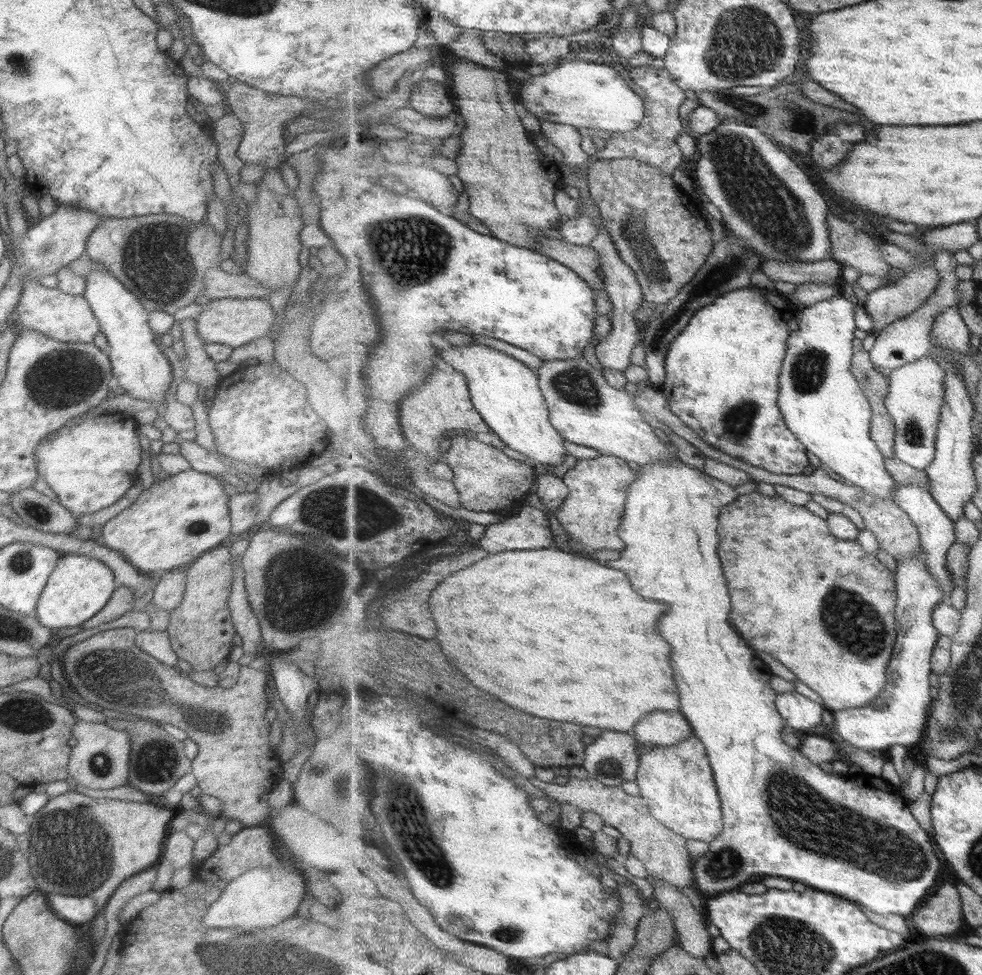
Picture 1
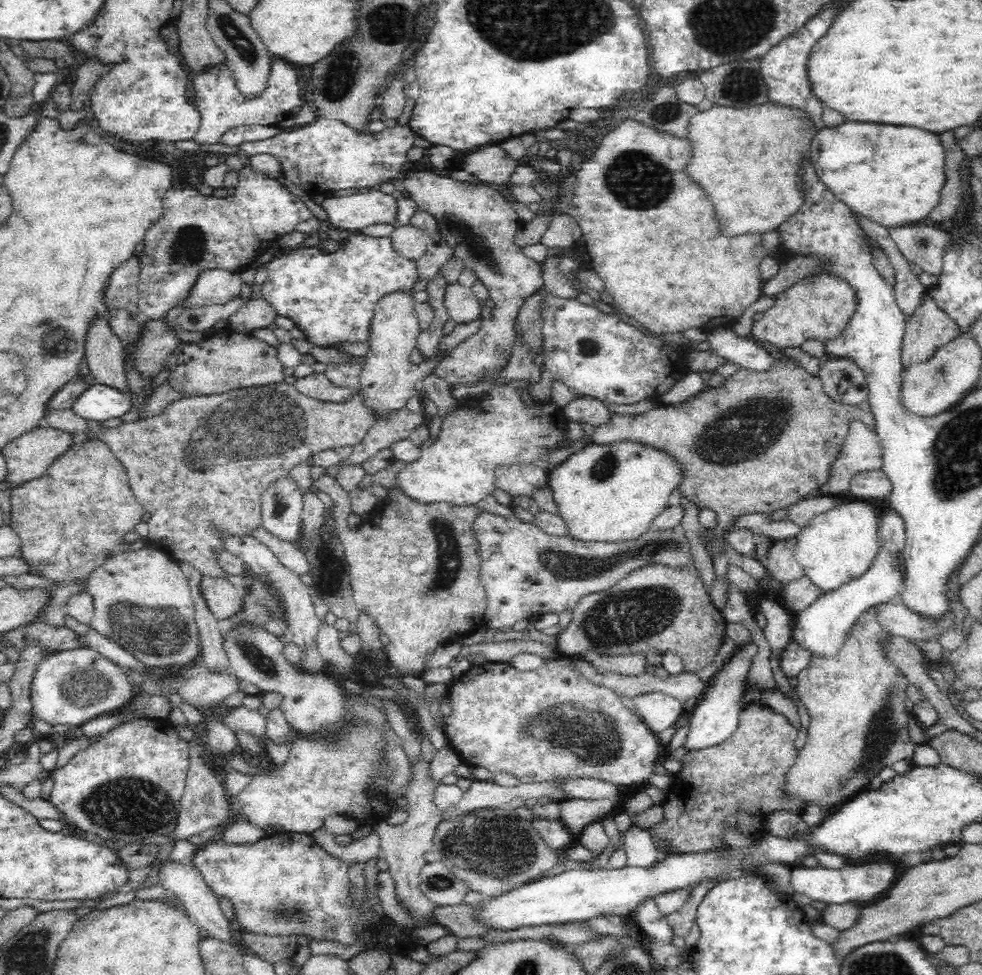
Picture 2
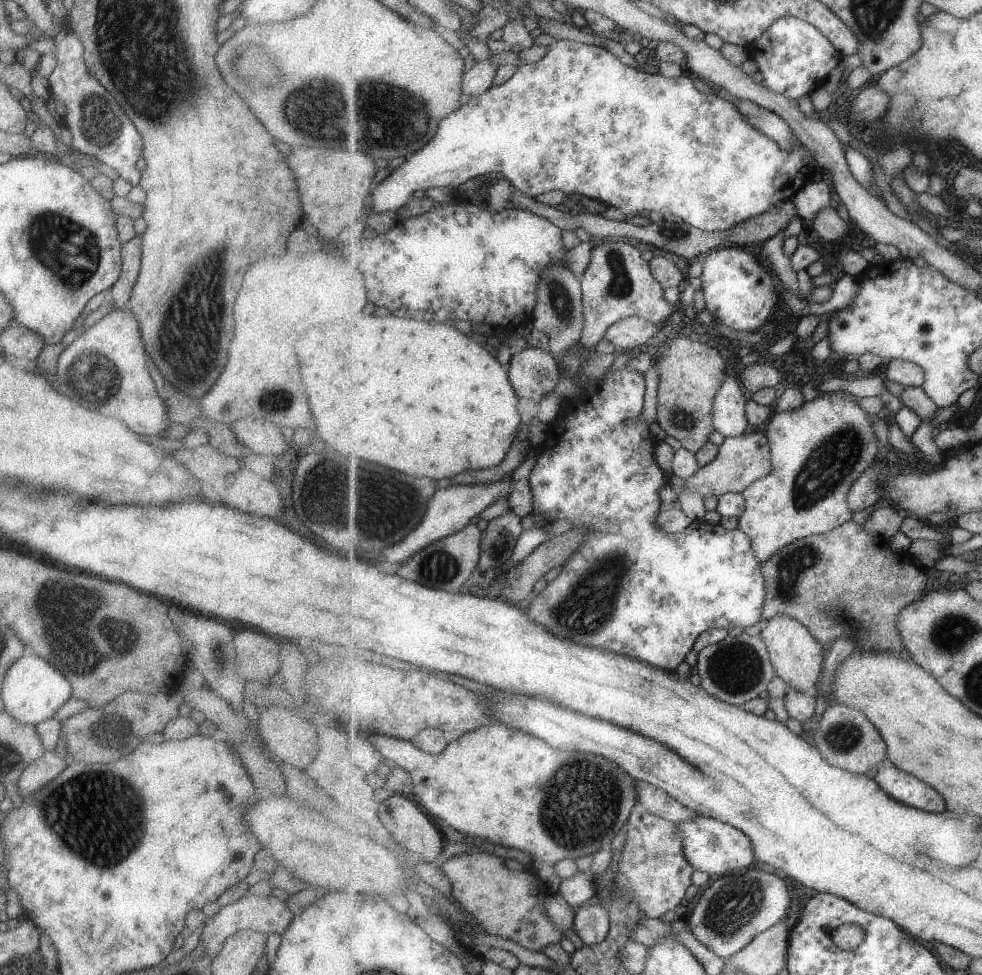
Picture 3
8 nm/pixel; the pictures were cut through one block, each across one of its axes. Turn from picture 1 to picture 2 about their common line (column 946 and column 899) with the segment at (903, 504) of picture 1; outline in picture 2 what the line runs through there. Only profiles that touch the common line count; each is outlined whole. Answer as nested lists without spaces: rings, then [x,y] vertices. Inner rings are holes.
[[[885,504],[880,514],[879,548],[870,568],[860,577],[850,578],[848,582],[842,582],[838,588],[825,592],[806,610],[797,614],[793,640],[800,644],[803,642],[803,645],[813,653],[832,653],[837,645],[842,643],[844,634],[863,612],[897,597],[904,576],[905,540],[905,520],[901,512]]]

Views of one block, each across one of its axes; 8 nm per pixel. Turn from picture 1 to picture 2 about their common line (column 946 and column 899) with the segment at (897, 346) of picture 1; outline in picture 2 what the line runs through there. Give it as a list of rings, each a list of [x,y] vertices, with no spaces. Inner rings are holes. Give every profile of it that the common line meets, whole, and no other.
[[[858,217],[863,222],[868,236],[871,236],[871,240],[885,251],[889,256],[889,261],[895,268],[896,282],[893,293],[902,314],[905,318],[908,318],[916,310],[917,305],[920,304],[920,298],[928,291],[927,287],[920,284],[916,279],[916,275],[910,270],[910,264],[900,252],[896,241],[891,237],[890,231],[884,226],[879,226],[876,222]]]

